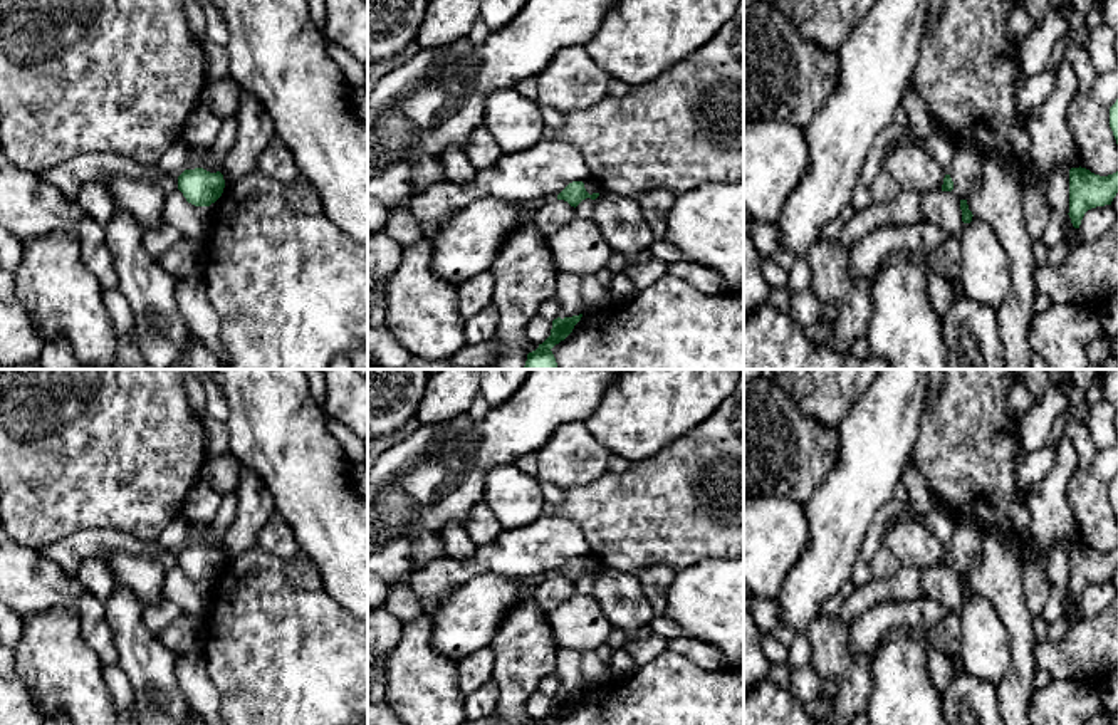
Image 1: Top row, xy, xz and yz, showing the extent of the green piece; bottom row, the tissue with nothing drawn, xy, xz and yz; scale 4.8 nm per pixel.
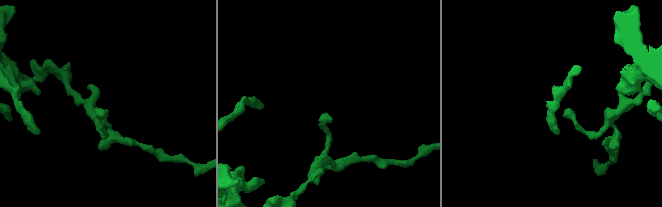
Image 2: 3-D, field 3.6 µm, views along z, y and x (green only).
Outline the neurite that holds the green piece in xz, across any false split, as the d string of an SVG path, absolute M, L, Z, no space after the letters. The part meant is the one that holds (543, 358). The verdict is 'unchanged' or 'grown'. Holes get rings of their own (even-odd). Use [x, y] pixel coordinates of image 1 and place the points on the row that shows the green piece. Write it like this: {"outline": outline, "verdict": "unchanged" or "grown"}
{"outline": "M583 314L554 319L551 336L542 344L539 344L535 351L527 354L524 369L559 369L551 349L572 332L581 317Z", "verdict": "unchanged"}

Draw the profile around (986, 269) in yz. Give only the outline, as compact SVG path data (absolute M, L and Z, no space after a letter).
M972 216L959 235L962 270L959 285L965 297L999 309L1011 290L1011 260L994 230Z

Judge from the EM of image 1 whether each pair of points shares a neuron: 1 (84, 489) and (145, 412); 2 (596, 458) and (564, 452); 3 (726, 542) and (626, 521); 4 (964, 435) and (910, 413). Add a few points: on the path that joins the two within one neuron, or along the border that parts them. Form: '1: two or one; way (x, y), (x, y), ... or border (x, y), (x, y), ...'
1: one; way (86, 470), (126, 430)
2: one; way (588, 458), (573, 457)
3: one; way (700, 521), (652, 521)
4: two; border (924, 412), (912, 455)

